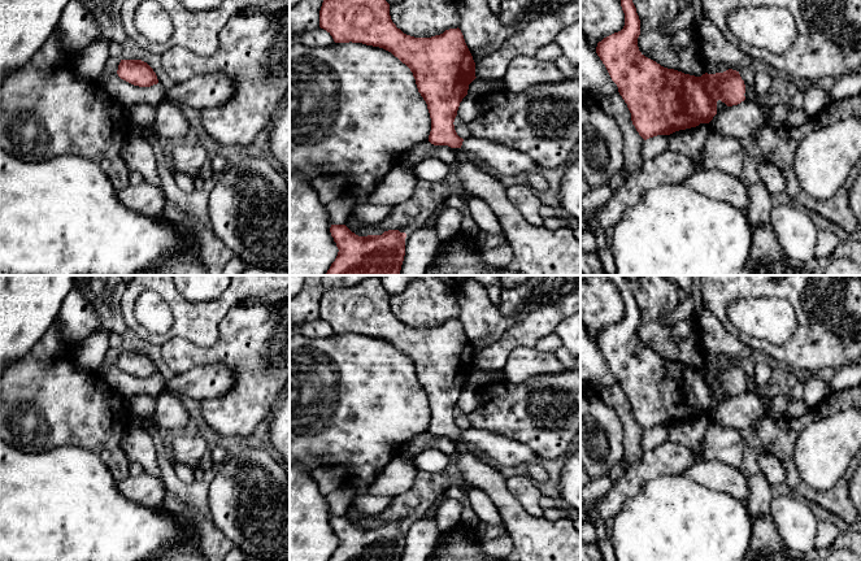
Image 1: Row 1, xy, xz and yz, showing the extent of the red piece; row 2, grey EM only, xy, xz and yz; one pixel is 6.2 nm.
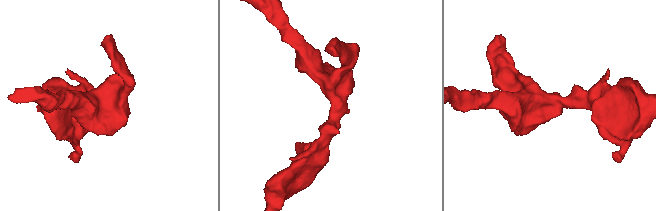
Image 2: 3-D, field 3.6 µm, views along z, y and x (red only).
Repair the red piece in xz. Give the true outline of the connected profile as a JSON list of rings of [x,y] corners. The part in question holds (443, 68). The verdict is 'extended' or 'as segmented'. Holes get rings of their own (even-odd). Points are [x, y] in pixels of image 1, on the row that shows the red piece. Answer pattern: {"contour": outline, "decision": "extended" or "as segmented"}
{"contour": [[[323,0],[319,10],[319,27],[326,30],[335,43],[362,43],[391,52],[405,64],[416,79],[418,92],[427,104],[431,118],[429,142],[434,145],[461,148],[474,161],[479,160],[503,175],[534,173],[539,166],[523,152],[487,139],[469,136],[462,139],[455,130],[455,118],[469,84],[475,77],[475,62],[461,30],[449,29],[431,38],[414,38],[404,34],[392,22],[390,4],[386,0]]], "decision": "extended"}

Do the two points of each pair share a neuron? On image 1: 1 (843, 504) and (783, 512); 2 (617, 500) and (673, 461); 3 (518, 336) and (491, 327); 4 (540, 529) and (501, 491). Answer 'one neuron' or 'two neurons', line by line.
1: two neurons
2: one neuron
3: two neurons
4: one neuron

